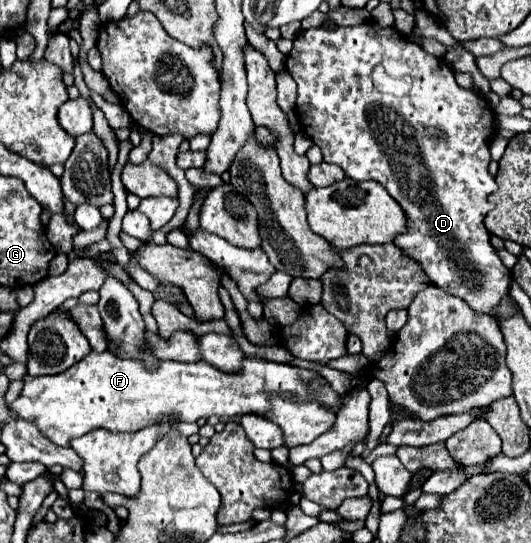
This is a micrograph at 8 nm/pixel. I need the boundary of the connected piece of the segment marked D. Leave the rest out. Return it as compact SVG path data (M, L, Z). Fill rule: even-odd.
M367 22L367 24L361 24L361 26L353 26L353 28L337 26L333 30L311 28L311 30L299 32L297 38L293 40L291 54L287 54L287 58L285 58L285 70L297 82L295 112L297 112L301 130L315 142L315 146L321 148L323 160L343 168L347 178L353 178L353 180L375 180L375 182L383 184L383 188L389 192L389 196L395 198L397 204L401 206L401 210L405 212L405 218L409 220L409 228L401 236L397 236L397 240L393 240L393 244L397 248L401 248L401 252L405 252L405 256L409 256L411 260L417 260L417 264L421 264L423 272L429 276L429 280L437 288L449 292L451 296L457 296L457 298L465 300L469 304L469 308L473 308L479 314L491 314L493 318L499 318L497 306L501 304L501 300L511 298L509 296L511 272L499 260L497 250L489 242L491 234L487 232L487 228L483 224L483 218L485 218L485 214L491 208L489 202L487 202L487 196L497 188L495 178L489 174L489 162L491 162L489 138L495 132L495 110L489 106L489 102L483 96L473 94L473 90L461 88L455 82L453 70L449 68L449 64L445 64L445 60L427 54L415 42L409 42L397 28L381 28L377 22Z

